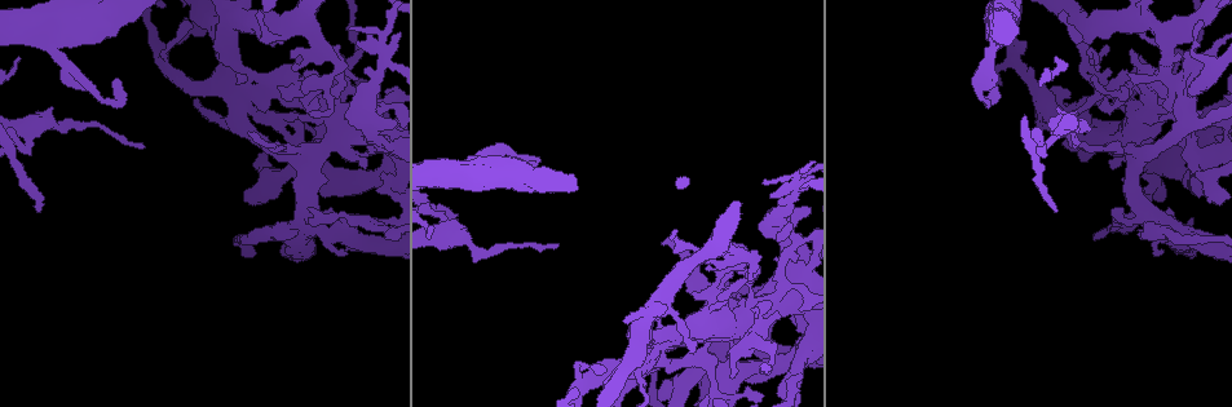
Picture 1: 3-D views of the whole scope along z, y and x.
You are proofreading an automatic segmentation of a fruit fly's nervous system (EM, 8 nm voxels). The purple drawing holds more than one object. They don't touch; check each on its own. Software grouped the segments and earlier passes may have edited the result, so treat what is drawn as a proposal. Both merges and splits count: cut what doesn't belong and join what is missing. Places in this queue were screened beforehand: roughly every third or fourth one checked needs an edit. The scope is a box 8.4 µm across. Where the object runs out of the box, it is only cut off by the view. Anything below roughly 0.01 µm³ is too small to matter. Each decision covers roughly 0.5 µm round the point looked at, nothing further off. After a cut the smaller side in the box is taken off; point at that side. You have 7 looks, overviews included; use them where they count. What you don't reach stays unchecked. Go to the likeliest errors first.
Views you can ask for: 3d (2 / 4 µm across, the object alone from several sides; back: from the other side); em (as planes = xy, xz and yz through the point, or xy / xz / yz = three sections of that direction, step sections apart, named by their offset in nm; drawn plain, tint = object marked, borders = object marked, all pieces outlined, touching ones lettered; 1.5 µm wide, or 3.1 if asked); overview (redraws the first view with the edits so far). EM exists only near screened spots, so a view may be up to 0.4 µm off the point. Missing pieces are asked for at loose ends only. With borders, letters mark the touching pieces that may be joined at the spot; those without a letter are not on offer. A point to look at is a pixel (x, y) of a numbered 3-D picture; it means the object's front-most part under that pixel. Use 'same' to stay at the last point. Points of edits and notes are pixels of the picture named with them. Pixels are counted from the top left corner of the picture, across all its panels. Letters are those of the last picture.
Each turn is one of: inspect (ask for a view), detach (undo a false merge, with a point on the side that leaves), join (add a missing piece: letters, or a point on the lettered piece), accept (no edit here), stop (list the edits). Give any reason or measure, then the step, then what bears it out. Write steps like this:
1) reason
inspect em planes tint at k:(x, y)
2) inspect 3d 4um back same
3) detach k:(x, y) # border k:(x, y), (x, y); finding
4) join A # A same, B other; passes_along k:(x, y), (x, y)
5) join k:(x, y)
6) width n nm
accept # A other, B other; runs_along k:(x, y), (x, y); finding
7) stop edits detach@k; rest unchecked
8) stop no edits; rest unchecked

inspect 3d 2um at 1:(778, 256)

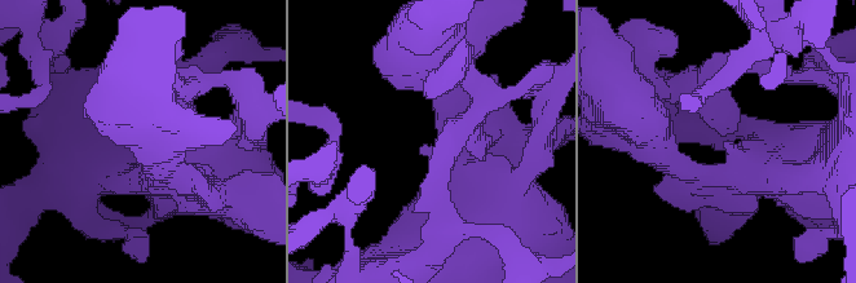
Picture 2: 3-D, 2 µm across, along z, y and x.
need the tissue
inspect em planes tint at 2:(423, 145)

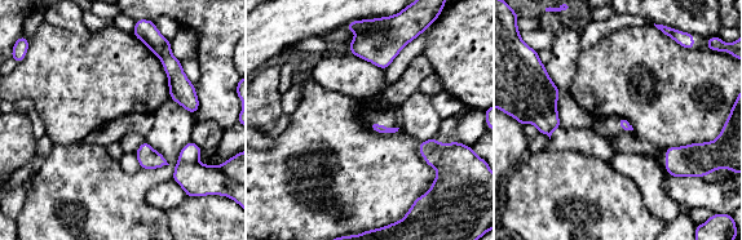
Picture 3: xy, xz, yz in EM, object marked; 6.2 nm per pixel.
see the neighbours
inspect em planes borders same

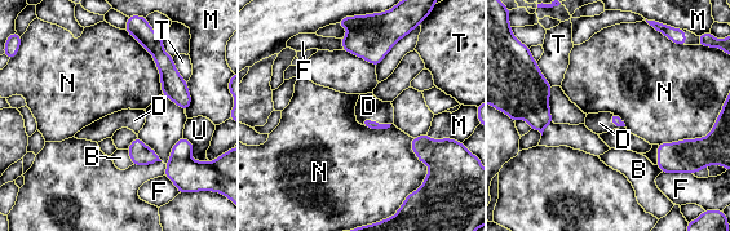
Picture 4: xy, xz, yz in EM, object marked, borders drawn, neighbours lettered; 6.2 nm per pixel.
join 4:(368, 106) # B other, D same, F other, M other, N other, T other, U other; passes_along 4:(367, 123), (375, 121), (368, 106); the cell continues

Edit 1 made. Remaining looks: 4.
an open end
inspect em yz step 4 borders at 1:(66, 85)

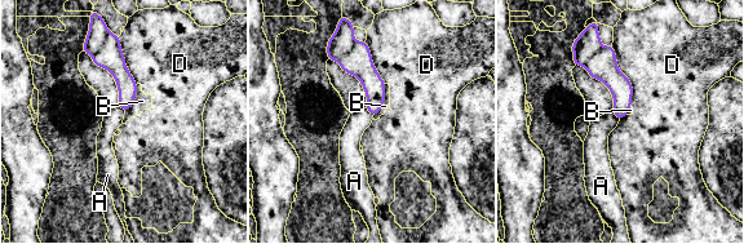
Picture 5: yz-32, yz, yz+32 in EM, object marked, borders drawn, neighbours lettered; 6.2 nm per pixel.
inspect em planes borders same

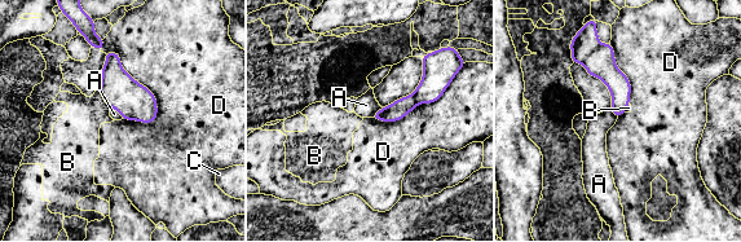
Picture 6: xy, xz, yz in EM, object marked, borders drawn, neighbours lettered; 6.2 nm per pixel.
accept # A other, B other, C other, D other; no lettered piece goes on from it

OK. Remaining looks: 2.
an open end
inspect em planes tint at 1:(1187, 50)

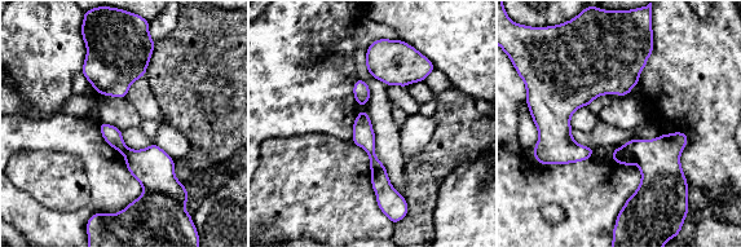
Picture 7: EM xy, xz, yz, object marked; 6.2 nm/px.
see the neighbours
inspect em planes borders same

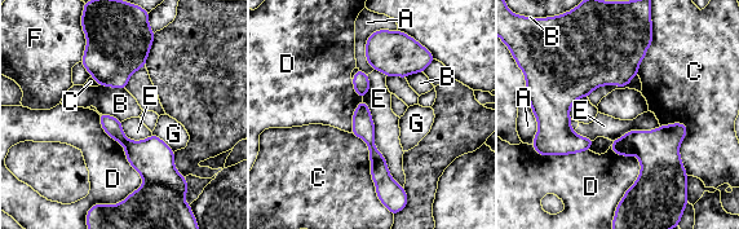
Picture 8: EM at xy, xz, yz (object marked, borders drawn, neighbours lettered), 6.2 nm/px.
accept # A other, B other, C other, D other, E other, F other, G other; runs_along 8:(362, 106), (380, 184); no lettered piece goes on from it

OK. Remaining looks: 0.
stop edits join@4; rest unchecked

